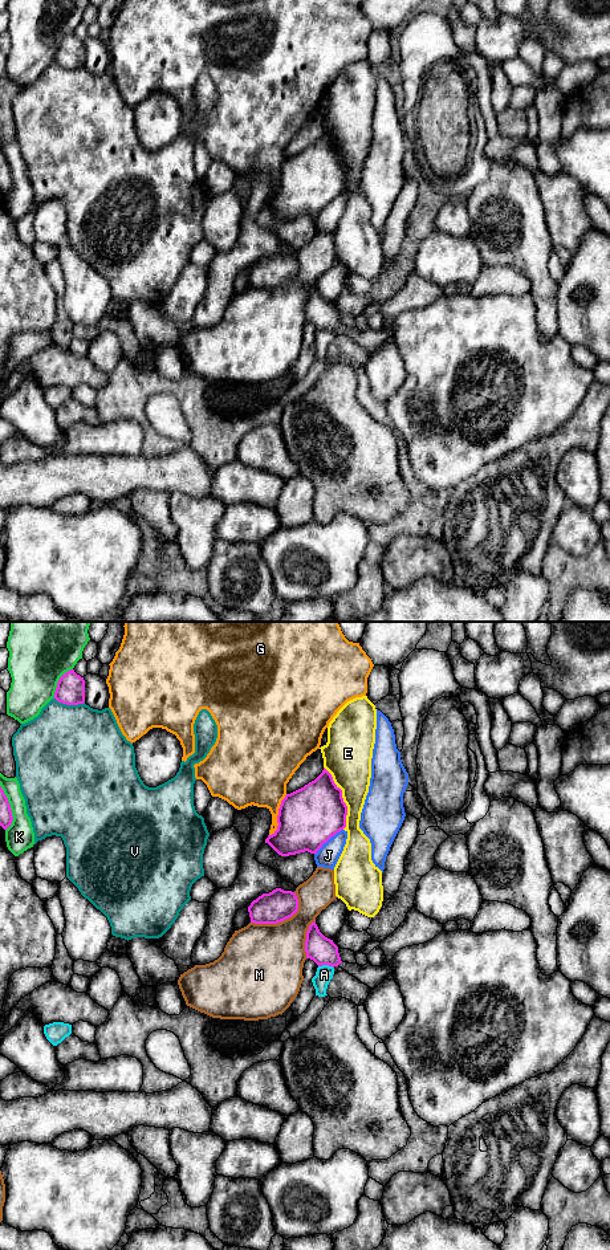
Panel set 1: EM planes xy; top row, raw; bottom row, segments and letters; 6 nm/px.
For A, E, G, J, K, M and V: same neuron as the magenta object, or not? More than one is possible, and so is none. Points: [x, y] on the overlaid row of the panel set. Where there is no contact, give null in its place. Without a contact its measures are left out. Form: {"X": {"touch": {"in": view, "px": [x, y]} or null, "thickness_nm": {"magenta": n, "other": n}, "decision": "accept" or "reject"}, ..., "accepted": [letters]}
{"A": {"touch": {"in": "xy", "px": [326, 964]}, "thickness_nm": {"magenta": 170, "other": 100}, "decision": "reject"}, "E": {"touch": {"in": "xy", "px": [342, 798]}, "thickness_nm": {"magenta": 360, "other": 280}, "decision": "reject"}, "G": {"touch": {"in": "xy", "px": [277, 815]}, "thickness_nm": {"magenta": 360, "other": 320}, "decision": "reject"}, "J": {"touch": {"in": "xy", "px": [328, 839]}, "thickness_nm": {"magenta": 360, "other": 140}, "decision": "reject"}, "K": {"touch": {"in": "xy", "px": [9, 807]}, "thickness_nm": {"magenta": 80, "other": 170}, "decision": "reject"}, "M": {"touch": {"in": "xy", "px": [281, 920]}, "thickness_nm": {"magenta": 190, "other": 440}, "decision": "reject"}, "V": {"touch": {"in": "xy", "px": [69, 704]}, "thickness_nm": {"magenta": 180, "other": 500}, "decision": "reject"}, "accepted": []}

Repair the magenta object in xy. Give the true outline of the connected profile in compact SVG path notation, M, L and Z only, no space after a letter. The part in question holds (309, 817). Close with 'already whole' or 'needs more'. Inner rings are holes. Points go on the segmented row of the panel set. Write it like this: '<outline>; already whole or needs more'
M322 773L304 787L286 794L277 815L277 830L268 843L278 855L317 854L332 836L346 827L347 806L332 774Z; already whole

